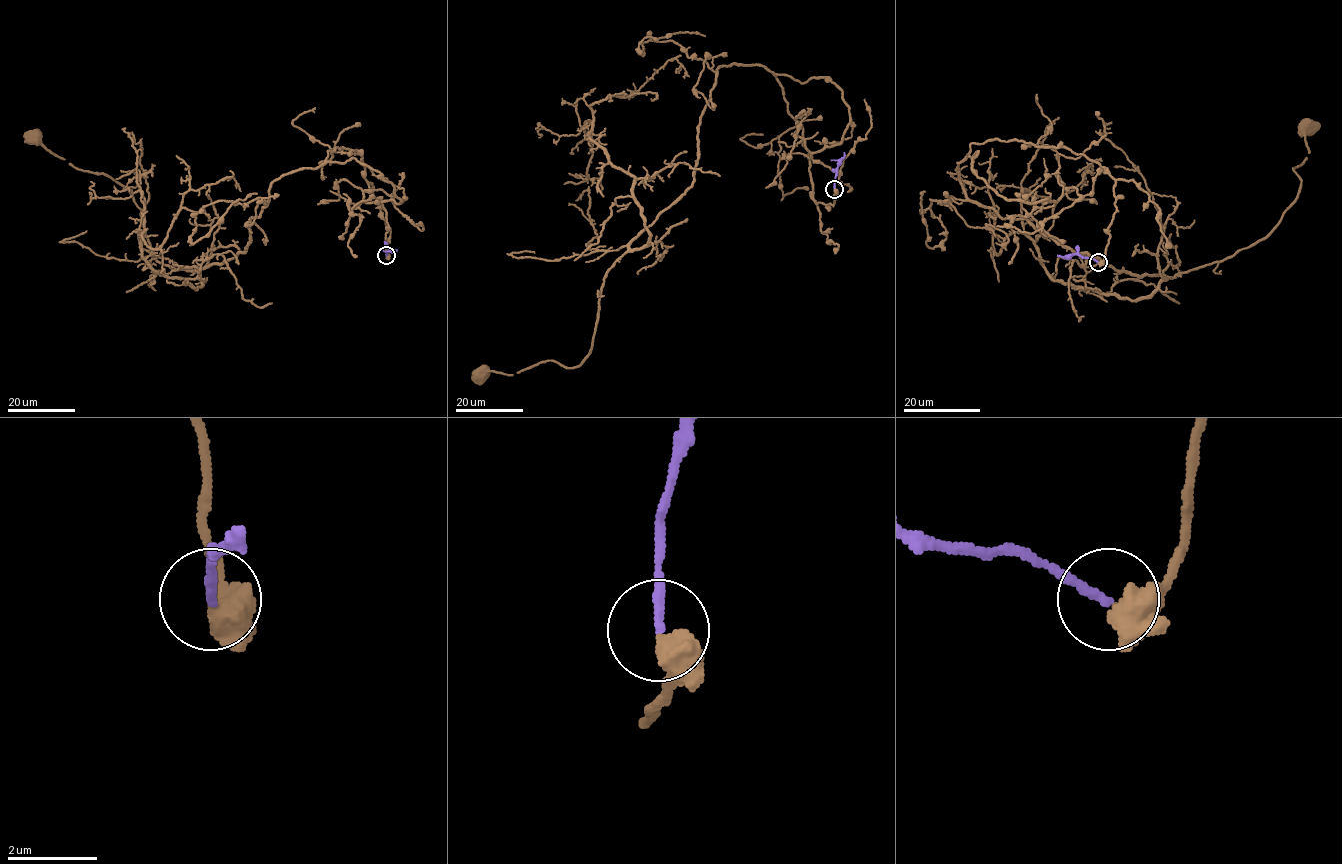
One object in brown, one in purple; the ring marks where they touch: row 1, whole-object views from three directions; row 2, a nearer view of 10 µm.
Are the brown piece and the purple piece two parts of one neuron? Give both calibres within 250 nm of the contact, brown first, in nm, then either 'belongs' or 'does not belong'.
360 nm thick on the brown side, 190 nm on the other; belongs

